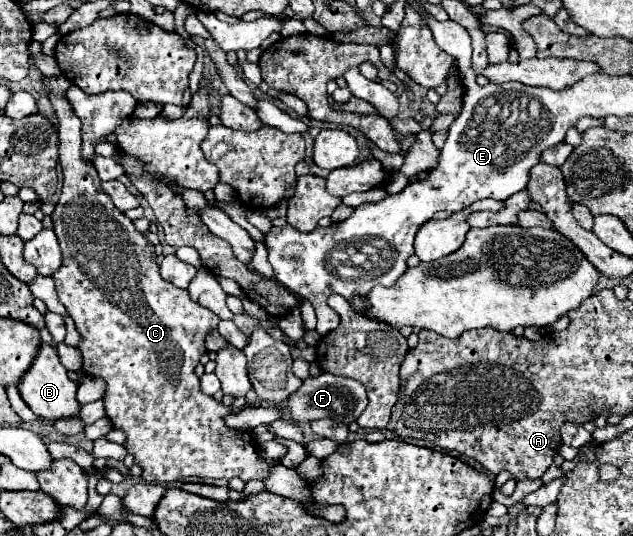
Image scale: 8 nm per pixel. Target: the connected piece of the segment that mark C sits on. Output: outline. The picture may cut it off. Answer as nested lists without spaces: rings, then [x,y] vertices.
[[[51,77],[51,81],[45,81],[45,85],[59,117],[59,159],[63,167],[63,189],[51,215],[53,231],[63,253],[63,265],[53,275],[53,279],[59,301],[65,305],[69,317],[75,321],[75,327],[83,337],[79,343],[79,351],[83,355],[83,373],[107,381],[107,391],[103,397],[107,417],[111,419],[113,427],[127,433],[125,449],[143,467],[141,477],[149,483],[171,483],[189,475],[215,479],[239,477],[243,481],[265,479],[271,461],[259,459],[257,443],[253,441],[251,433],[223,427],[223,417],[233,409],[201,393],[199,377],[193,371],[205,351],[205,337],[213,331],[213,327],[217,327],[219,317],[191,301],[187,289],[179,289],[161,279],[153,245],[133,227],[131,219],[121,213],[113,205],[111,197],[101,189],[101,179],[95,165],[81,159],[81,121],[65,97],[59,95],[71,83],[65,77]]]

